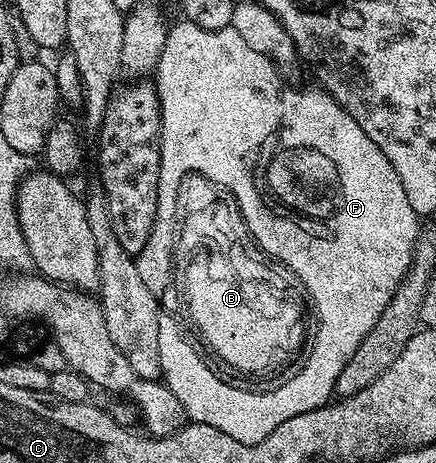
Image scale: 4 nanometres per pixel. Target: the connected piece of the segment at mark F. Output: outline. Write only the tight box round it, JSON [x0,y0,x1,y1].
[135,20,418,444]

